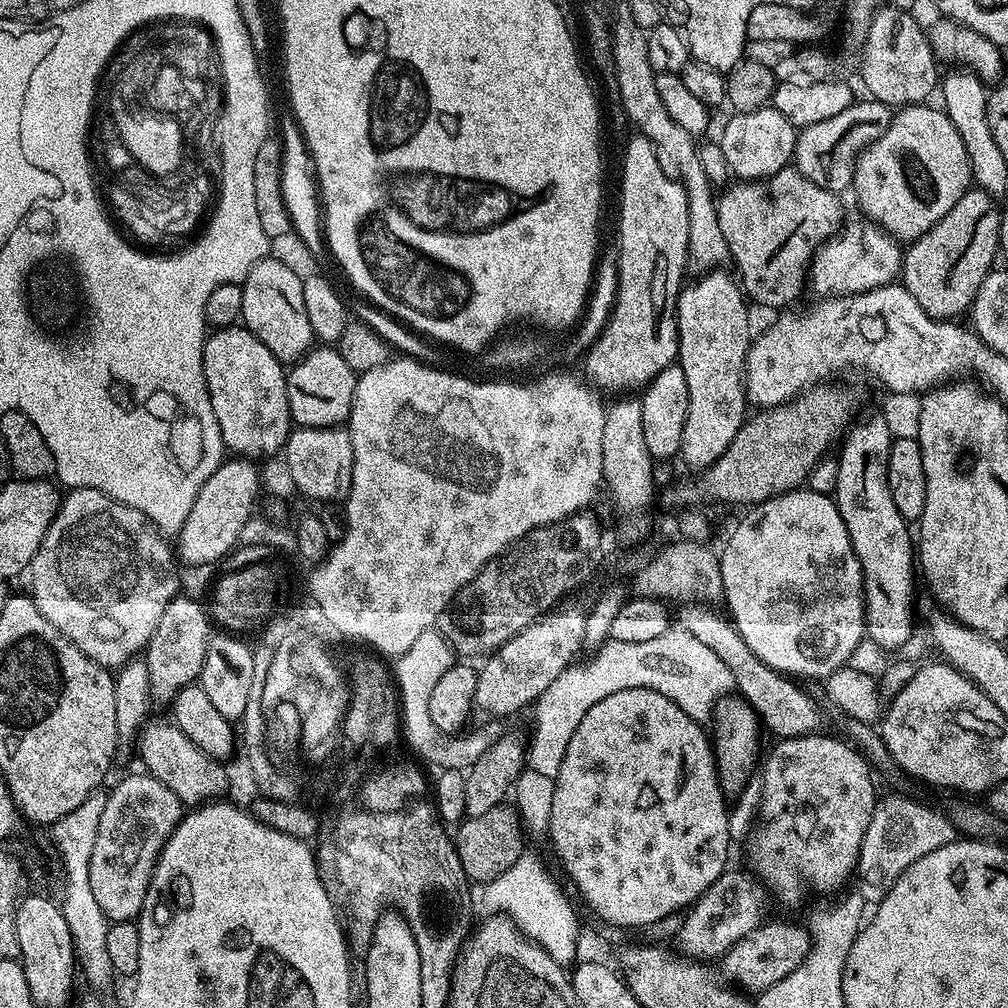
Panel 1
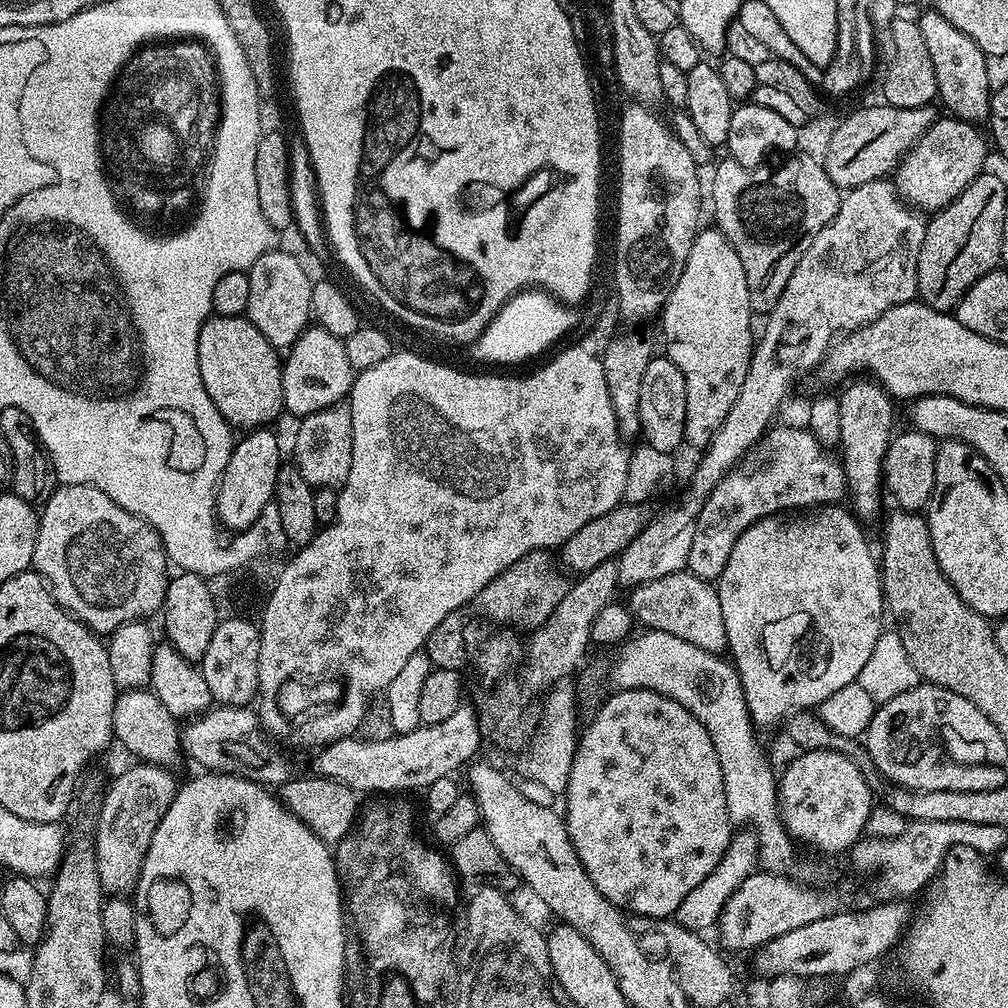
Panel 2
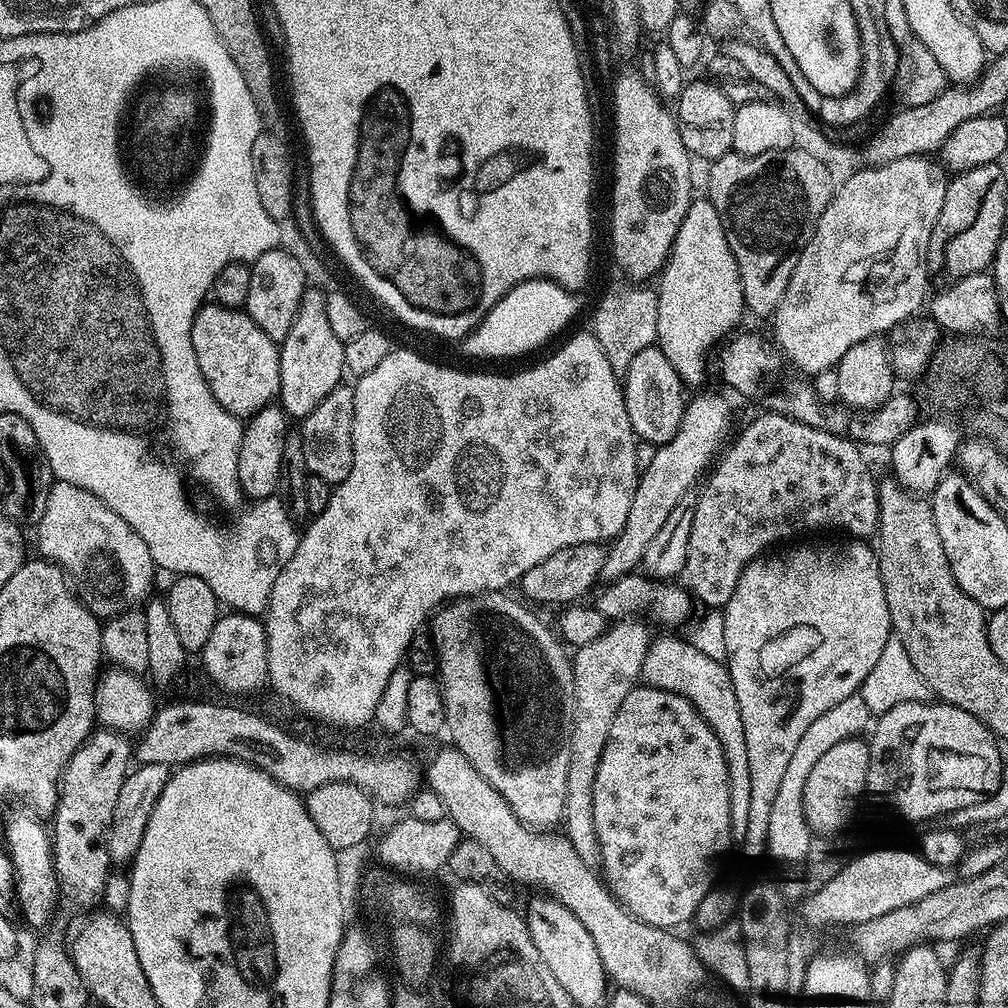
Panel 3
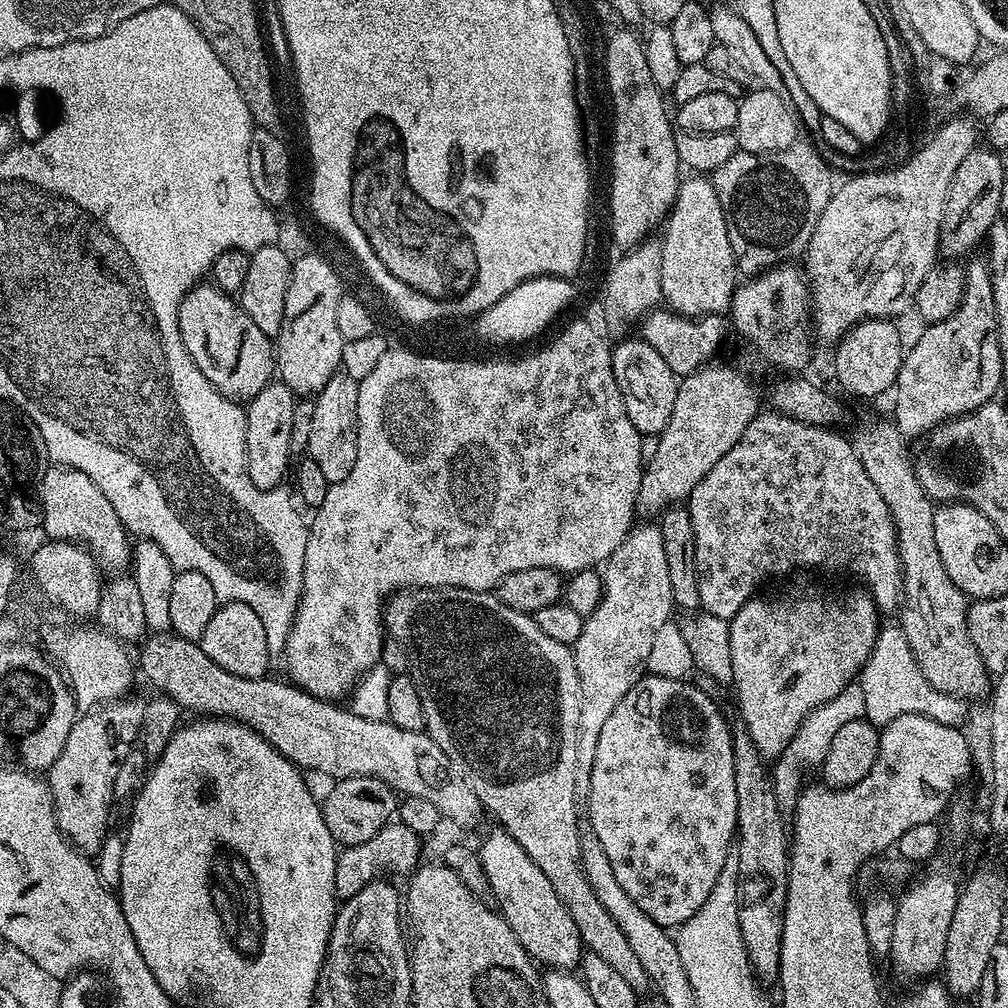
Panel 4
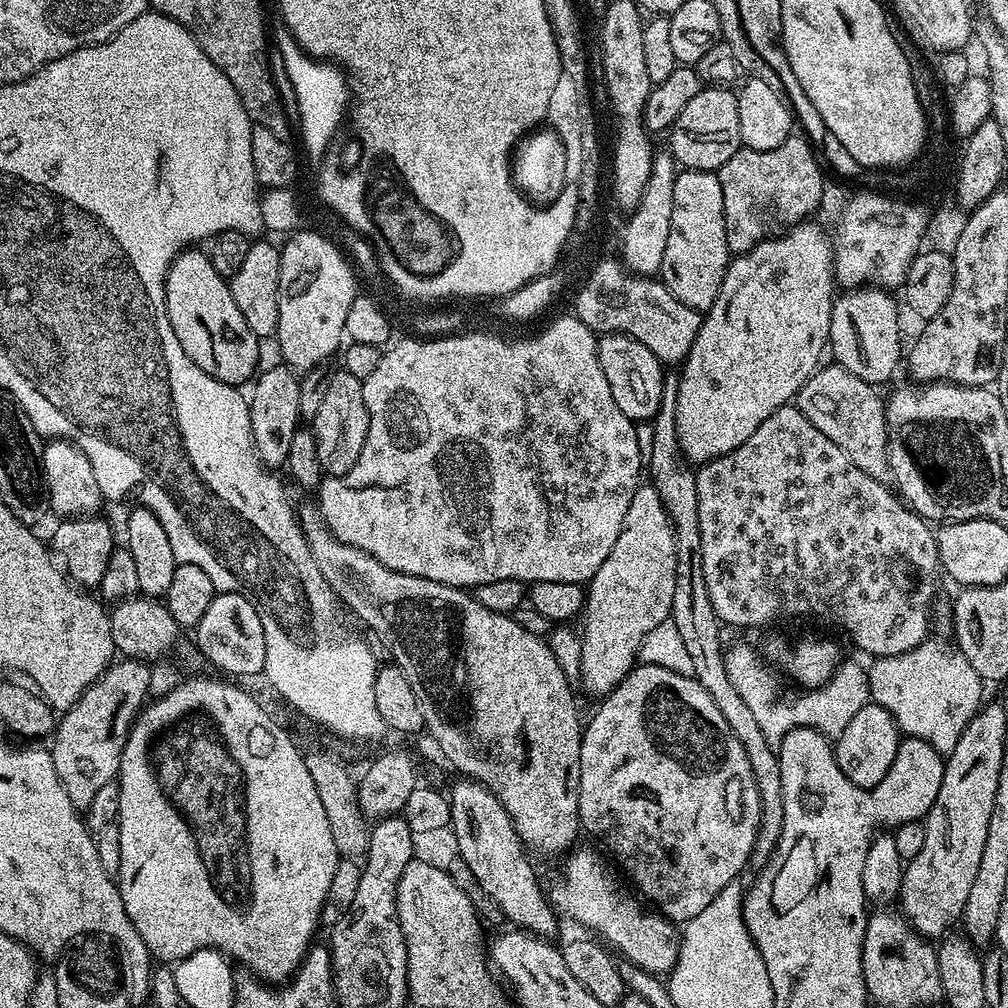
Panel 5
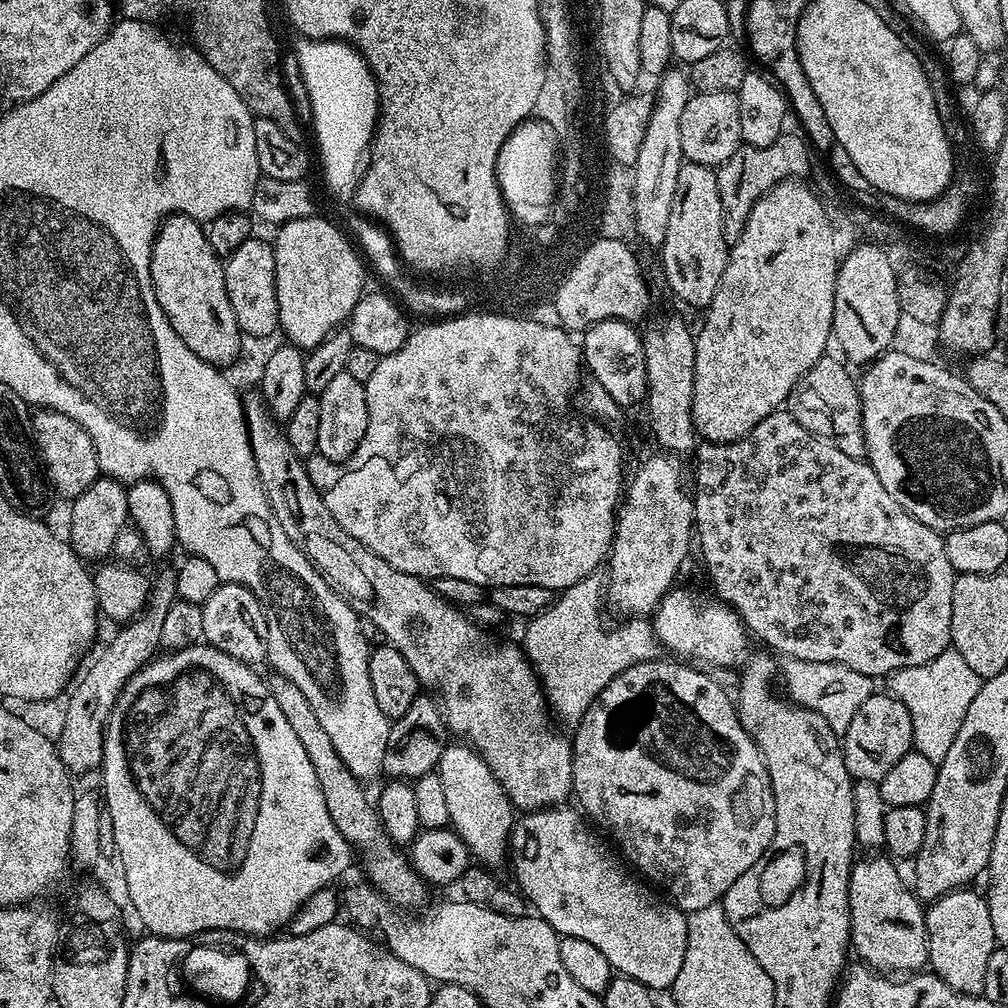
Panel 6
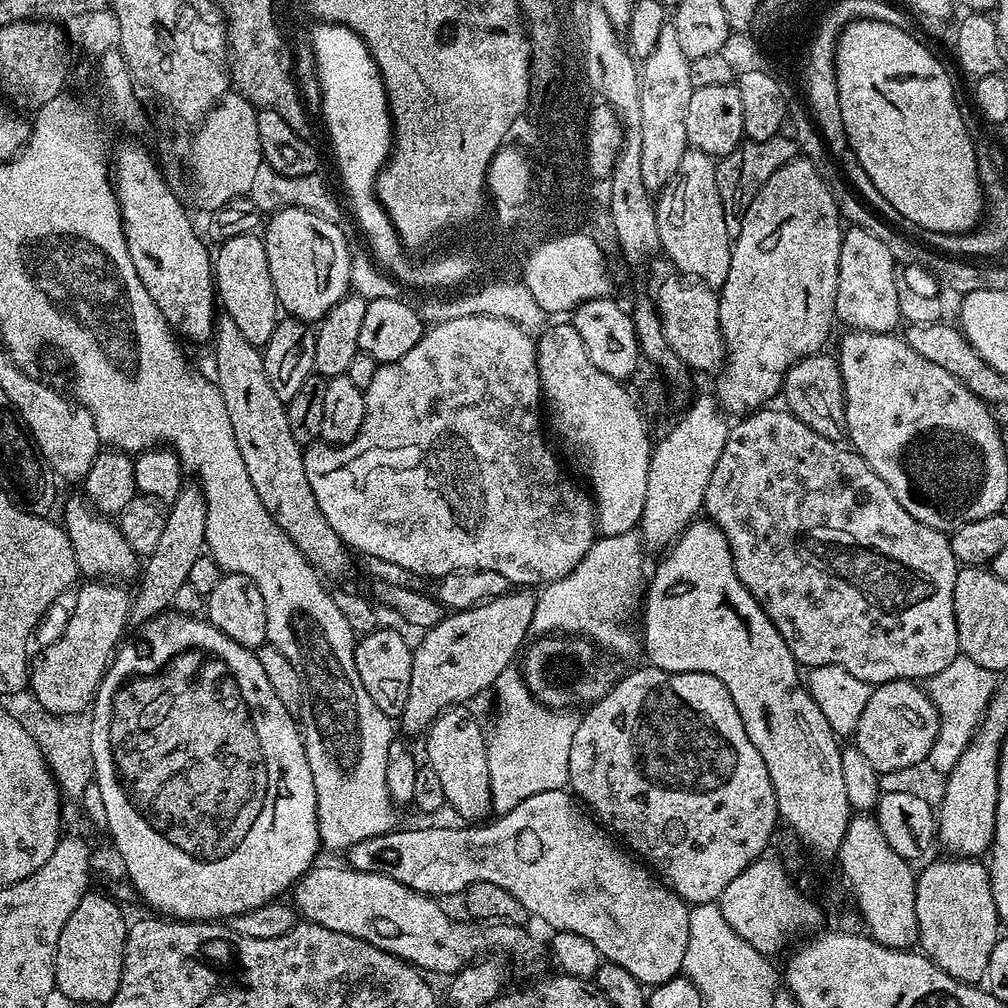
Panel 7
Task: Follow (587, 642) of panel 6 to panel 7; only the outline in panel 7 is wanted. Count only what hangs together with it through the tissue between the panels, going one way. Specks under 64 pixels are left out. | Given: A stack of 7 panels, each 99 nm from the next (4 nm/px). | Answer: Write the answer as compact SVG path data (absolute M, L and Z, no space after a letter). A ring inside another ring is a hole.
M635 531L621 536L600 536L590 550L562 578L543 585L536 592L536 605L532 619L532 632L536 634L583 634L597 648L616 656L628 656L638 648L638 632L632 629L632 619L637 619L642 608L642 597L646 592L645 577L640 577L640 552L642 541ZM519 687L495 689L497 720L486 736L492 812L496 814L514 810L518 802L534 794L568 784L570 742L574 742L577 717L568 710L548 708L527 687Z

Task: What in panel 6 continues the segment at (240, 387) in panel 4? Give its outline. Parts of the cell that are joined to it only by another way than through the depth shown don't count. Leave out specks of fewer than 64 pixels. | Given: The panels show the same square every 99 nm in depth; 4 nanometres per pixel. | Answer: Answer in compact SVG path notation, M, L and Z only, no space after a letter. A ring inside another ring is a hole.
M183 214L164 217L156 241L152 244L150 278L158 306L166 314L174 334L208 364L225 366L240 356L242 333L234 310L230 310L230 298L226 298L224 265L221 257L210 250L207 231L201 221Z

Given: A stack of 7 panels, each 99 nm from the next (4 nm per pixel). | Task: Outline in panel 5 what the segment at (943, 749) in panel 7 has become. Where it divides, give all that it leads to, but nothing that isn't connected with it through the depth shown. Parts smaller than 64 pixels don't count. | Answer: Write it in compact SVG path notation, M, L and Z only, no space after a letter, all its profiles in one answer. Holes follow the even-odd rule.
M929 638L914 650L893 656L877 656L871 663L866 668L871 703L887 710L905 737L919 736L929 740L941 754L952 752L954 746L958 746L958 738L962 738L966 726L980 711L986 688L985 681L978 674L974 674L974 666L966 662L959 649L939 644L935 638Z

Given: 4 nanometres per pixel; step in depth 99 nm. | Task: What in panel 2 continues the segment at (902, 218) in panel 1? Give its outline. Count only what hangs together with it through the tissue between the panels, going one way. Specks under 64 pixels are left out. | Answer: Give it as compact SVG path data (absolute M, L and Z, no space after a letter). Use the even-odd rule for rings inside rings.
M947 119L935 120L926 130L926 134L922 134L919 142L900 159L900 163L894 169L894 183L900 199L924 214L935 214L951 200L958 198L958 194L962 194L962 190L966 190L966 186L970 186L970 182L974 182L974 178L985 171L984 159L988 156L988 148L990 152L989 141L977 125L967 124L965 120Z

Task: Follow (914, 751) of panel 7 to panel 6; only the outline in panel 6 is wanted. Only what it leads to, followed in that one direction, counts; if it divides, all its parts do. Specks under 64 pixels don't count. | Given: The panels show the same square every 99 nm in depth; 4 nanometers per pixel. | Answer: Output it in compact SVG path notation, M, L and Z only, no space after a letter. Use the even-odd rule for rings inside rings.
M873 694L862 702L858 714L854 714L850 726L842 733L842 747L844 750L844 761L853 781L875 781L885 780L902 762L906 753L913 751L912 723L910 722L910 710L902 706L897 696L891 694Z

